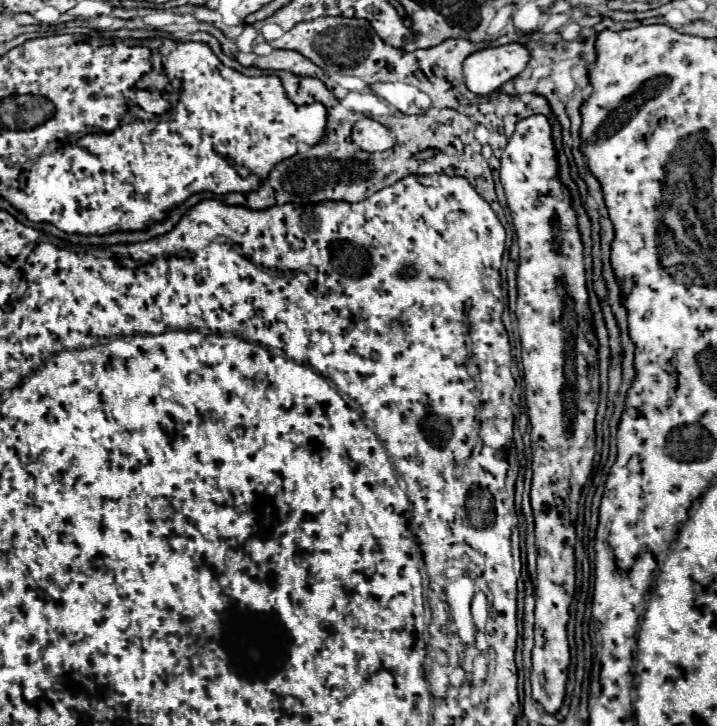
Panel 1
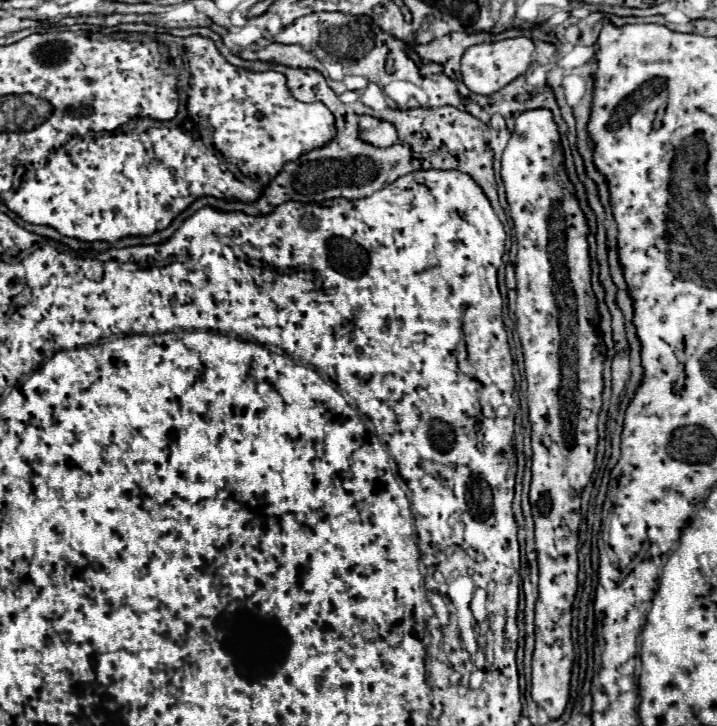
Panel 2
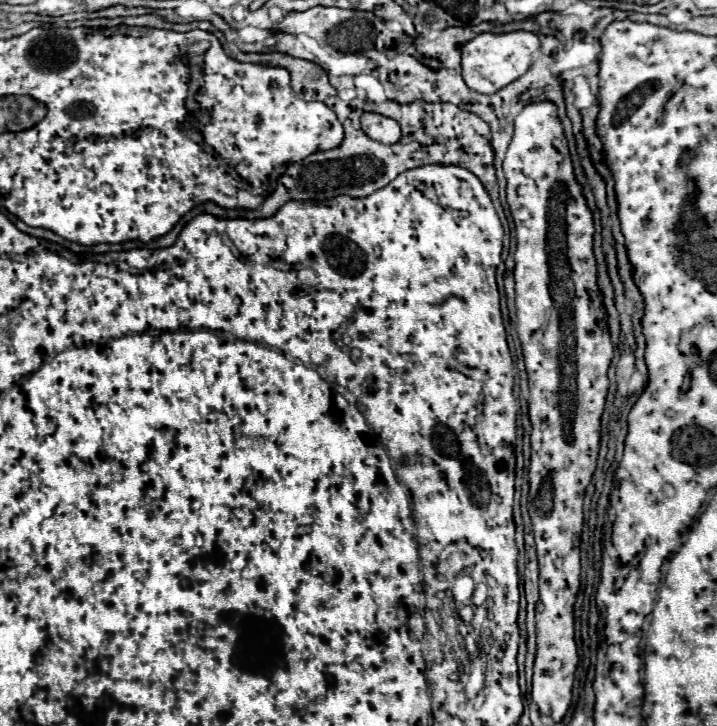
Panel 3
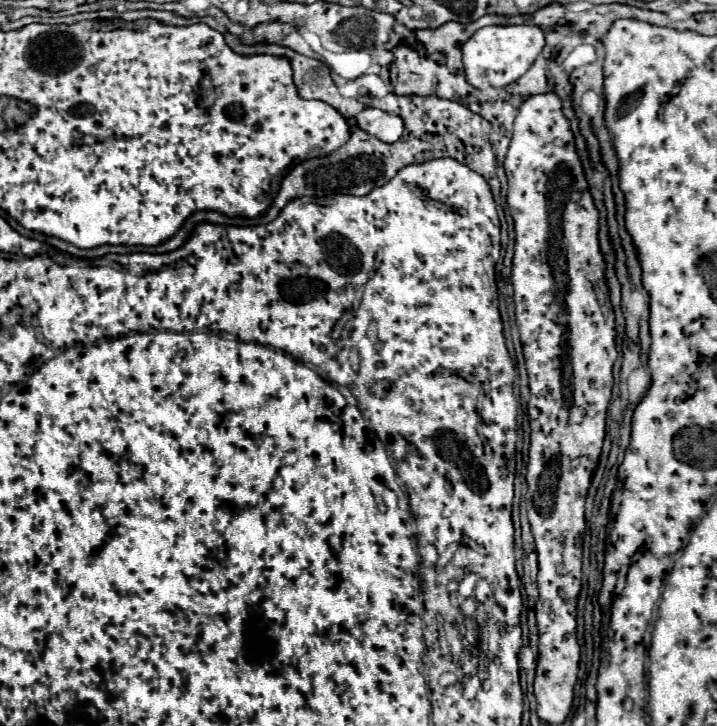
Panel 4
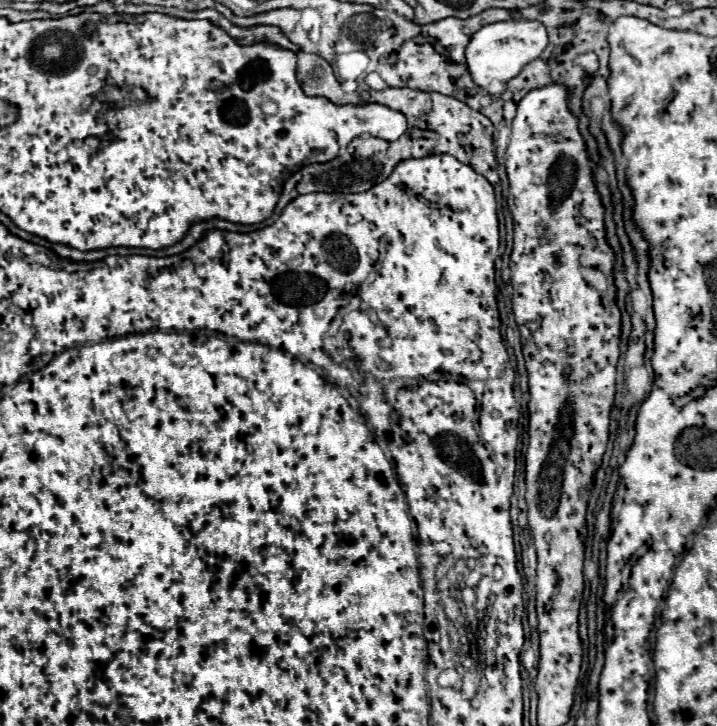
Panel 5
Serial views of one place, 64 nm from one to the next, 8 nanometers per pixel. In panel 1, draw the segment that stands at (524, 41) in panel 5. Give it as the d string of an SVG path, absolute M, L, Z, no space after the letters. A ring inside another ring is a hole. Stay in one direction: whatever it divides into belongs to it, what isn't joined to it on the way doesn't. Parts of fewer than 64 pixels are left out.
M518 42L474 52L464 60L466 86L478 96L490 95L519 75L529 59L528 48Z

